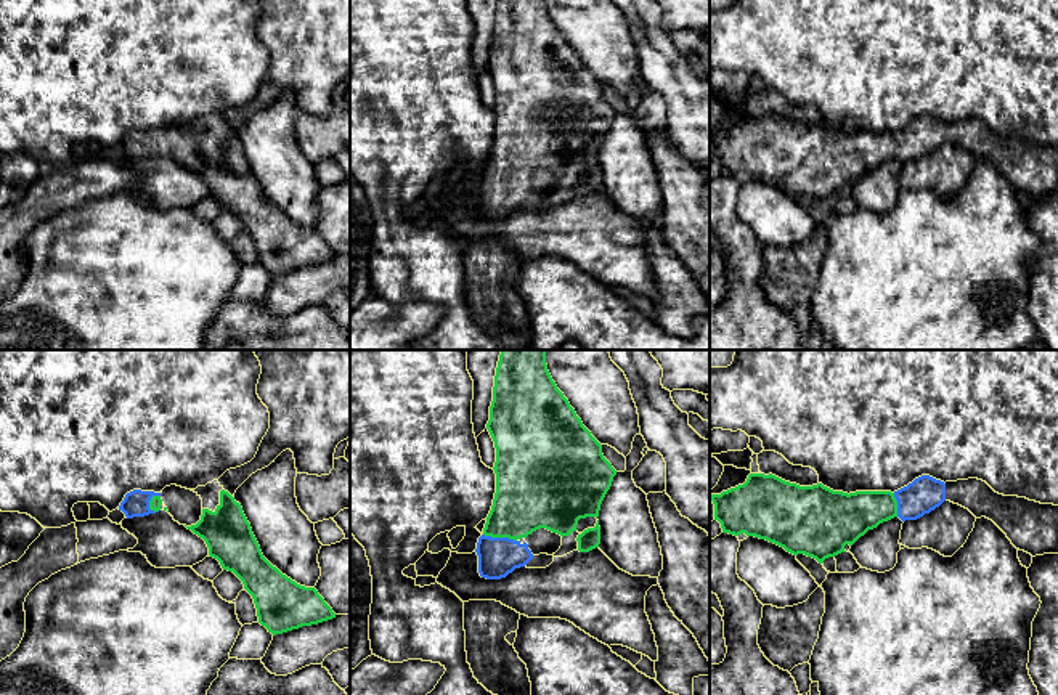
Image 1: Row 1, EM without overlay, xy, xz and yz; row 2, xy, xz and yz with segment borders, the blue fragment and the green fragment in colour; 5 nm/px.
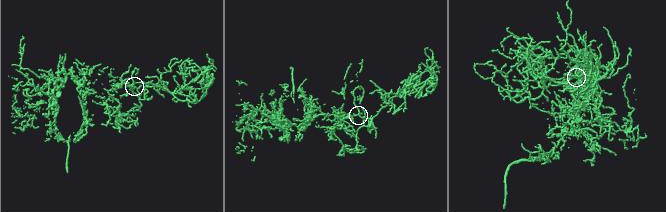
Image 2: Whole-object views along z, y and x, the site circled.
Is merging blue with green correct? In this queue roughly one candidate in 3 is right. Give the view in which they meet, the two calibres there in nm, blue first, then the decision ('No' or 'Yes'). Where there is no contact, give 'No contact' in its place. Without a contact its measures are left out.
Touches blue in xz. Thickness 200 nm (blue) against 320 nm. Yes

